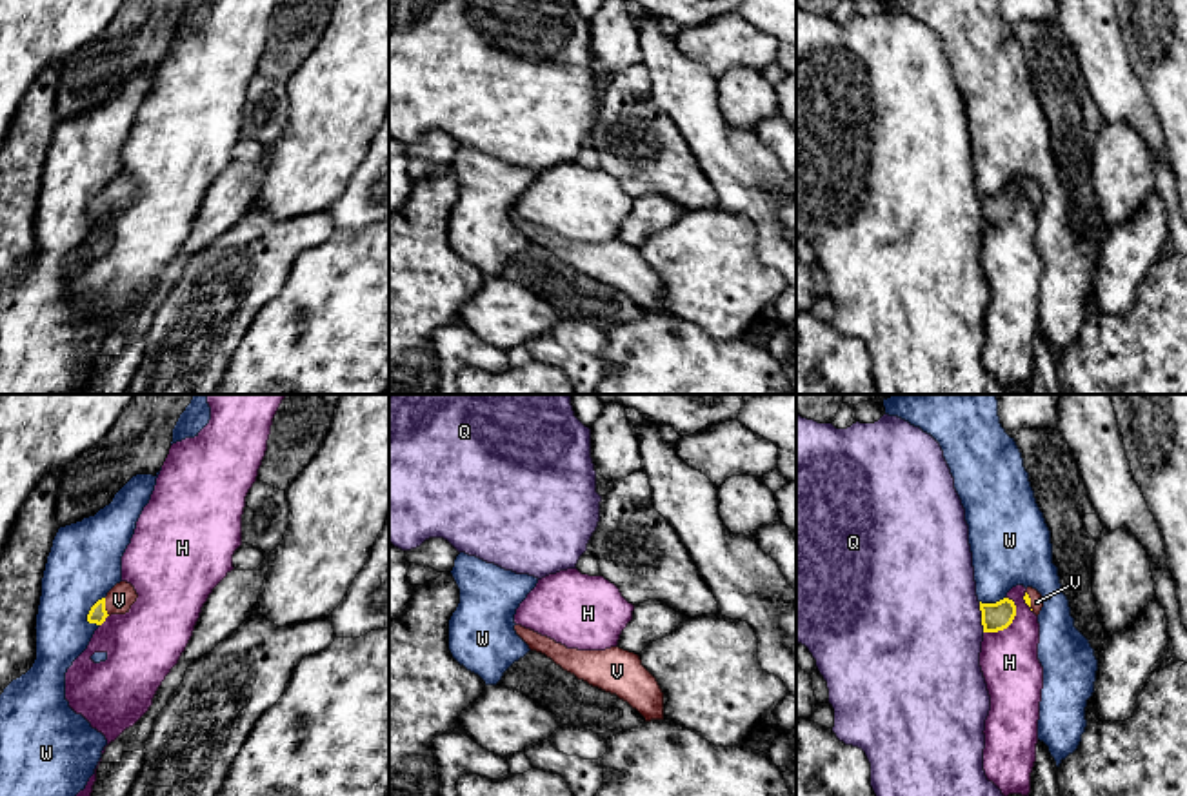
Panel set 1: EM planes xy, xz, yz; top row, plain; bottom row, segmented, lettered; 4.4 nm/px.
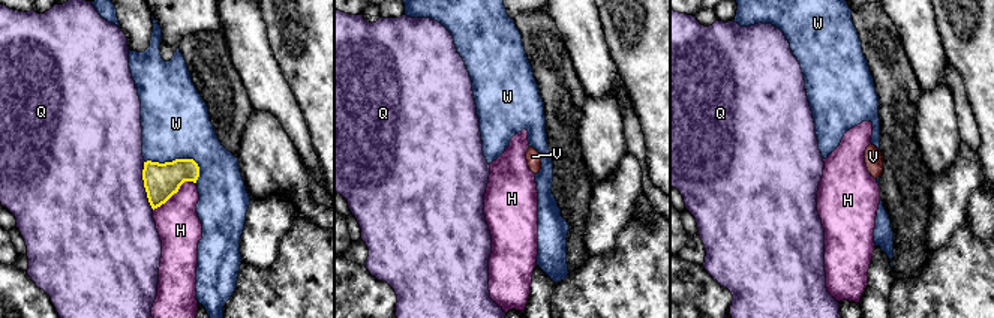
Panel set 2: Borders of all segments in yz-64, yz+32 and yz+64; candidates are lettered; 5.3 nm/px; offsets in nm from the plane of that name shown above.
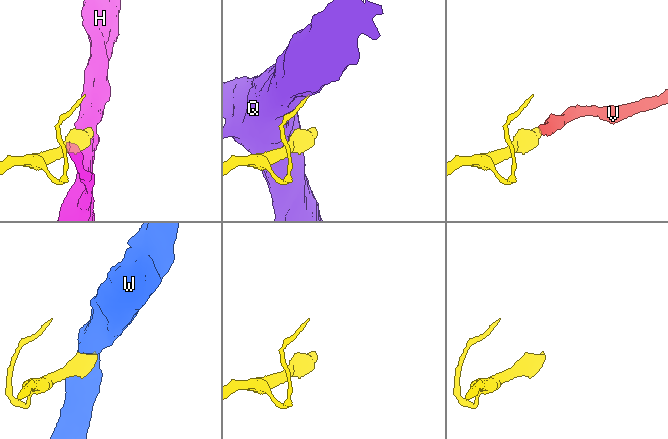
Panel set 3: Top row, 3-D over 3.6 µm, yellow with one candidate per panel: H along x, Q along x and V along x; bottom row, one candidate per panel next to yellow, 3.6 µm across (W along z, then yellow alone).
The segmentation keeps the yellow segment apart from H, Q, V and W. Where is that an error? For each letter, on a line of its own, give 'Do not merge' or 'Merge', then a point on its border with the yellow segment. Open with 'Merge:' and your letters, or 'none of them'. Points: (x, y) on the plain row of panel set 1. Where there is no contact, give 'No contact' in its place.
Merge: V
H: Do not merge. Touches yellow at yz (1009, 217)
Q: Do not merge. Touches yellow at yz (982, 209)
V: Merge. Touches yellow at xy (104, 200)
W: Do not merge. Touches yellow at xy (91, 202)

